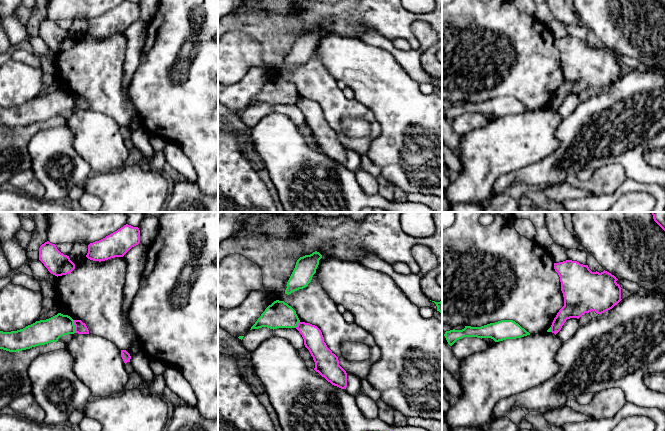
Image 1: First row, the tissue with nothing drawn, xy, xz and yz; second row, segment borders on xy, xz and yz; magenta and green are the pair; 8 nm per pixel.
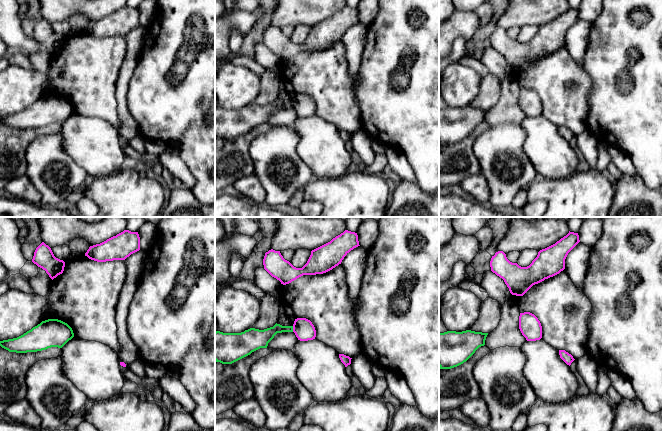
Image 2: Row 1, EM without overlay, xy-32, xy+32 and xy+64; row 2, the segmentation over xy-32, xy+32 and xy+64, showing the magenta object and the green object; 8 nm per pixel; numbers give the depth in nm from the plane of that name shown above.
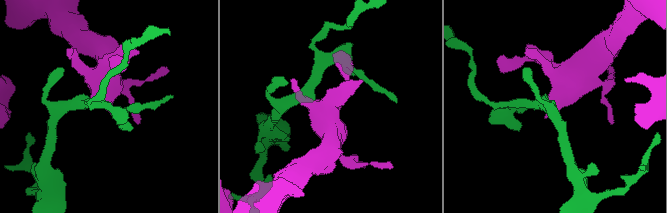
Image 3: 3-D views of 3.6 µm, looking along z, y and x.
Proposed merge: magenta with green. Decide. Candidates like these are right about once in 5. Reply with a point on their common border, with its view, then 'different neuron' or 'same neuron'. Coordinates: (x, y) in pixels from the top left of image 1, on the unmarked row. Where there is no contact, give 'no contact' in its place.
xy (75, 102) | different neuron

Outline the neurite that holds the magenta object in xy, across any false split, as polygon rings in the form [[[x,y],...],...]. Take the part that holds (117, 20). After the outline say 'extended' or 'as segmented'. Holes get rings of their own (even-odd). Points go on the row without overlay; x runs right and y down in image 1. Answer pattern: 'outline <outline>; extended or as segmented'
outline [[[126,0],[105,14],[90,19],[86,33],[99,38],[115,33],[123,33],[132,23],[139,19],[139,4]]]; as segmented

